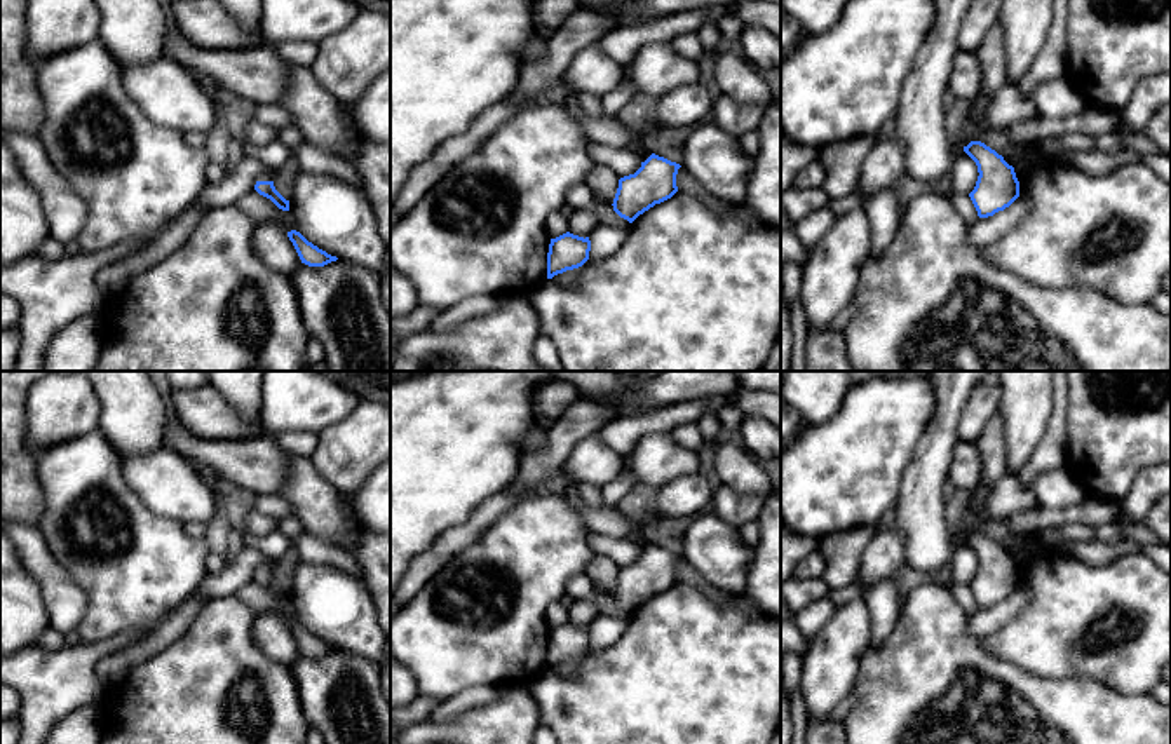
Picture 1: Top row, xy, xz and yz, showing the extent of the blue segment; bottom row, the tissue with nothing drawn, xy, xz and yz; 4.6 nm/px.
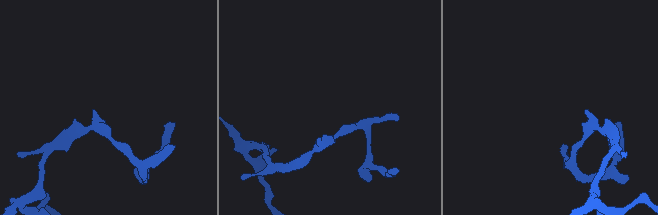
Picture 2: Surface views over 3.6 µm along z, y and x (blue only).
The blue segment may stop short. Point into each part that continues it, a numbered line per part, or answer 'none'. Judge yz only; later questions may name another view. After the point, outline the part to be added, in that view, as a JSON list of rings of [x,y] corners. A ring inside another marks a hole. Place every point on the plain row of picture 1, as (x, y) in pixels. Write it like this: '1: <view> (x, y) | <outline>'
none

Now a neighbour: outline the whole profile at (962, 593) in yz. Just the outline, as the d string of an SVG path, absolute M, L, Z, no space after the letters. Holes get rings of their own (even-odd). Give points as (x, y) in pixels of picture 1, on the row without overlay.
M951 584L950 589L951 589L955 599L958 601L958 605L960 605L969 615L979 610L978 601L976 601L976 598L974 598L974 594L972 594L972 591L971 591L969 585Z

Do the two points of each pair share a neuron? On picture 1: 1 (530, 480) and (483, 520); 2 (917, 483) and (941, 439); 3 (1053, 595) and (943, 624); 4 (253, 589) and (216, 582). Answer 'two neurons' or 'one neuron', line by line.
1: one neuron
2: one neuron
3: two neurons
4: two neurons

